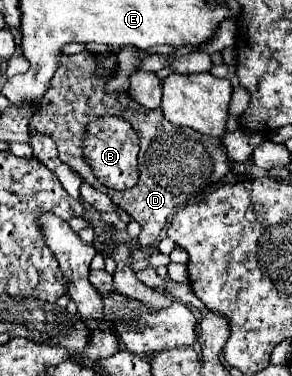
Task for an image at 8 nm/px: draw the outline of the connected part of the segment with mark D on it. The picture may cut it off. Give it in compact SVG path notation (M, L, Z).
M89 51L77 55L63 55L51 79L51 87L41 99L41 109L29 123L29 131L53 137L59 149L59 159L71 165L83 177L83 181L101 185L85 165L83 141L87 125L99 115L113 113L125 117L133 125L141 141L139 183L127 191L107 191L107 195L117 205L121 205L121 209L125 209L131 219L141 223L137 243L141 247L151 247L163 227L169 225L173 213L177 213L177 209L185 207L185 203L195 199L205 189L205 185L221 181L233 169L233 163L227 157L227 149L215 137L201 135L189 127L177 127L165 121L161 109L145 109L141 103L131 99L129 93L107 93L107 79L97 75L97 67L97 57Z

